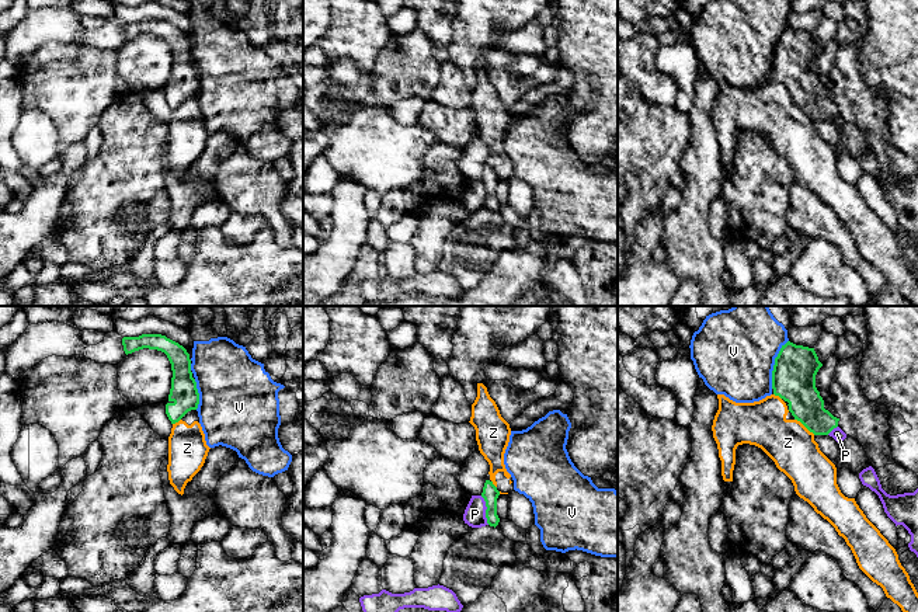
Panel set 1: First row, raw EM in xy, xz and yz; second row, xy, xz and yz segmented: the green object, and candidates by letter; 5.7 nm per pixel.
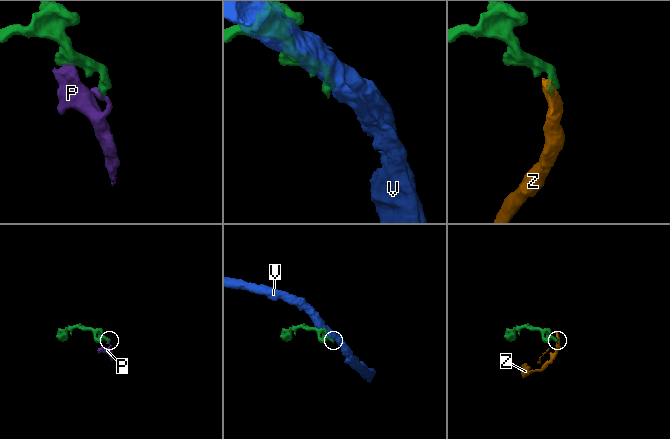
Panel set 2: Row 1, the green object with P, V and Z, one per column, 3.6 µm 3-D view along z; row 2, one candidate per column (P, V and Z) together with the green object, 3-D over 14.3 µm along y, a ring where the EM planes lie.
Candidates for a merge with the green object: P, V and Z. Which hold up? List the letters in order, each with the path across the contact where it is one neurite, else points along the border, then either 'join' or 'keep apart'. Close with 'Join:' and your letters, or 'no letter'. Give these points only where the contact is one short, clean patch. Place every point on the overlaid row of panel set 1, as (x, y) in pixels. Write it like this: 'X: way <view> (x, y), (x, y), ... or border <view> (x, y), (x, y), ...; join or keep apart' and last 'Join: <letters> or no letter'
P: border xz (480, 496), (486, 504), (486, 521), (489, 524); keep apart
V: keep apart
Z: border yz (795, 418), (814, 434); keep apart
Join: no letter

